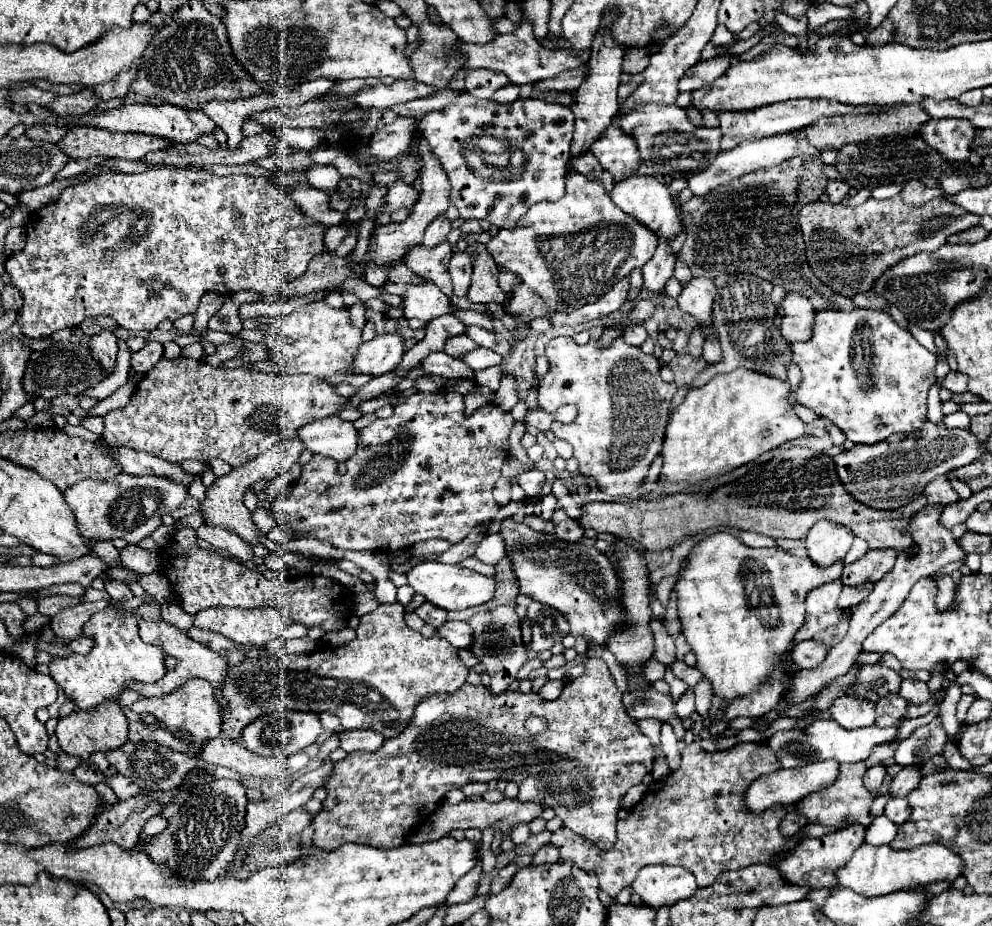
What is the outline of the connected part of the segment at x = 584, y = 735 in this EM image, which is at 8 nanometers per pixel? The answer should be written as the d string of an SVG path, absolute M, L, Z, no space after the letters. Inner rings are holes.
M588 659L584 661L584 675L570 681L562 695L556 699L556 701L544 701L540 699L536 693L520 693L520 691L506 691L502 693L500 697L490 697L490 691L484 687L484 685L462 685L458 691L454 693L434 693L430 697L426 697L428 701L420 701L414 710L413 717L410 721L410 725L400 733L396 738L386 740L386 743L376 751L376 753L364 753L364 751L356 751L356 753L350 753L344 761L336 763L334 767L334 773L330 775L330 781L326 781L326 789L328 789L328 797L324 801L324 809L314 817L314 845L318 849L334 849L342 843L366 843L366 845L372 845L372 847L380 847L380 849L394 849L394 847L400 847L404 843L404 837L406 833L410 833L418 823L420 823L420 817L422 817L422 823L430 819L432 813L436 813L436 809L440 807L442 799L446 797L446 793L450 789L460 789L462 785L466 785L468 781L480 781L480 783L488 783L488 781L516 781L520 777L520 789L526 791L526 793L532 793L532 801L544 805L544 807L550 807L556 811L556 817L560 817L564 821L564 825L568 829L572 829L574 833L578 833L580 837L588 839L590 843L598 845L598 849L602 851L608 851L614 847L614 841L616 841L616 813L620 811L620 801L622 797L626 795L626 791L638 783L642 783L644 775L652 771L652 763L654 763L654 747L650 743L650 739L646 735L642 735L642 731L638 729L636 725L636 719L632 719L624 705L622 705L622 693L618 691L616 683L614 683L614 677L610 675L610 669L608 665L602 661L602 659ZM530 715L536 715L536 717L542 717L546 719L548 727L538 733L538 735L530 735L526 729L524 729L524 717L530 717Z

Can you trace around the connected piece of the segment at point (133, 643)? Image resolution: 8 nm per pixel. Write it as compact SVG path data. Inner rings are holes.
M112 607L94 613L84 625L84 635L94 637L96 645L88 655L72 653L66 659L54 659L50 663L50 677L64 689L64 695L74 701L80 711L92 711L104 701L118 701L128 689L128 683L156 683L164 673L164 653L144 643L138 637L138 623L130 611L118 613Z

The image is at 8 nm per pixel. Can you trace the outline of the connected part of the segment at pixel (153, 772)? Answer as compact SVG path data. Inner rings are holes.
M126 743L122 745L122 749L114 749L110 753L106 753L108 761L118 769L118 773L122 773L124 777L132 779L132 783L144 787L144 789L152 789L152 791L170 791L176 789L182 779L186 777L186 773L190 769L194 769L194 765L198 761L190 761L190 757L186 757L184 753L176 753L172 749L166 749L158 743Z

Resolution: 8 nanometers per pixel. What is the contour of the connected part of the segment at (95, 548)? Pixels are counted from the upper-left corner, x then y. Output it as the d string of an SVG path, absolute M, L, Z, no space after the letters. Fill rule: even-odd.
M98 541L98 543L94 543L94 545L92 545L92 553L94 553L96 557L100 557L108 569L122 567L118 549L116 549L110 541Z

